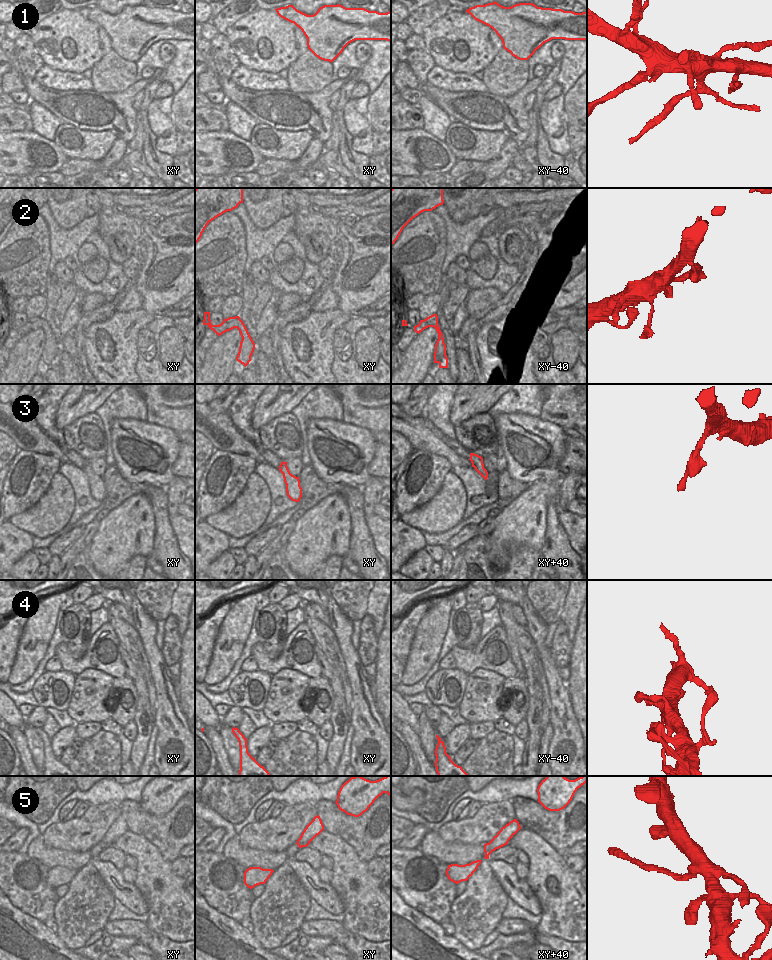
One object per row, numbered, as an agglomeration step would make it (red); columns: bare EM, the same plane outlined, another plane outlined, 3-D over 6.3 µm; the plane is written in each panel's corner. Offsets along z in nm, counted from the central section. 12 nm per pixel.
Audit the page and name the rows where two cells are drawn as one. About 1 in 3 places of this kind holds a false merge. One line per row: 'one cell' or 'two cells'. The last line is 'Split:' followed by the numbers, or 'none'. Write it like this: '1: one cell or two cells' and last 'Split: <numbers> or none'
1: two cells
2: one cell
3: one cell
4: one cell
5: two cells
Split: 1, 5

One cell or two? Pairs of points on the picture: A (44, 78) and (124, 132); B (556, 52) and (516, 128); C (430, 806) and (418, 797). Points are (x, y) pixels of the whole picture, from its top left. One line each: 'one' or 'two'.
A: two
B: two
C: two

